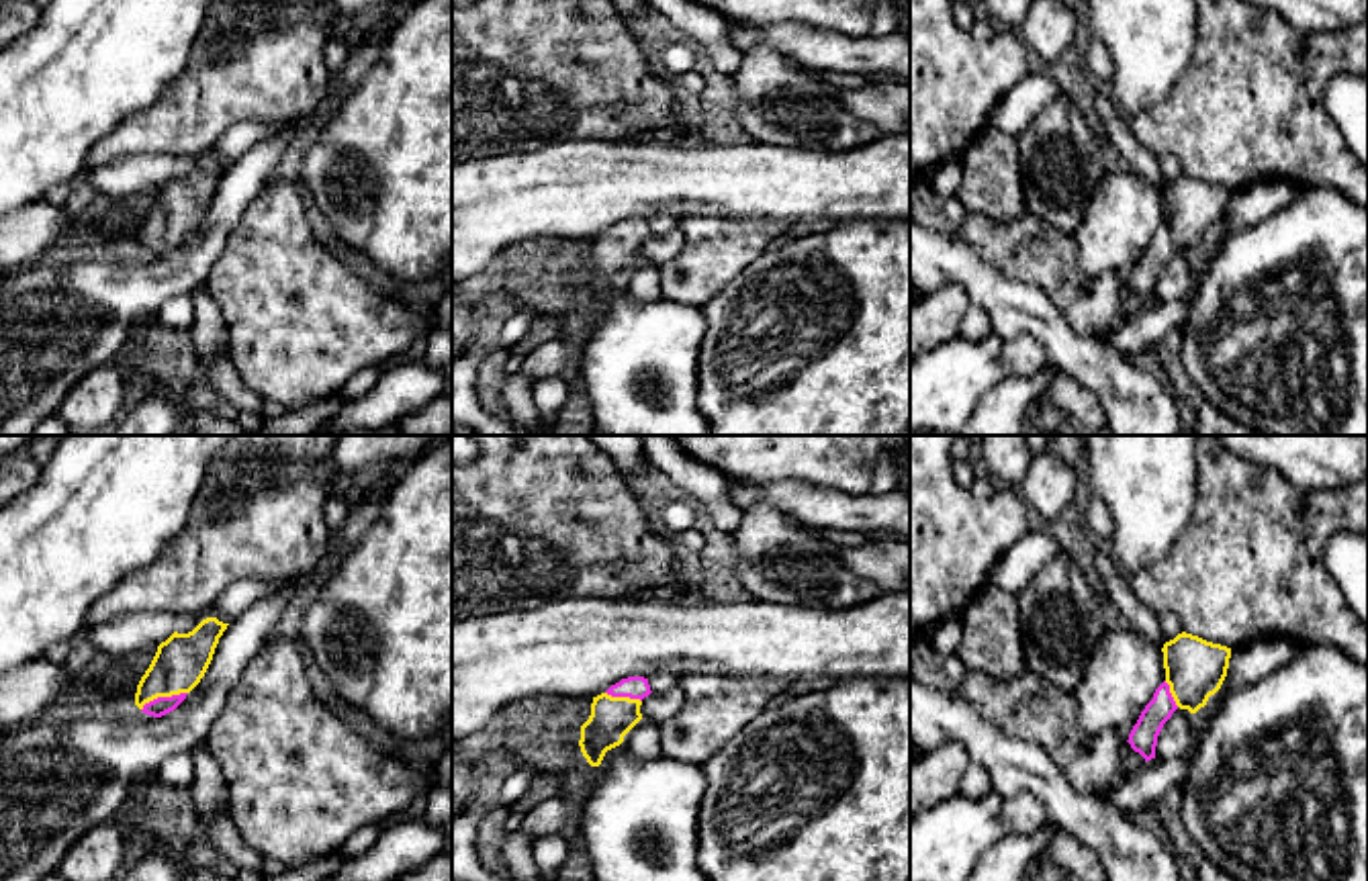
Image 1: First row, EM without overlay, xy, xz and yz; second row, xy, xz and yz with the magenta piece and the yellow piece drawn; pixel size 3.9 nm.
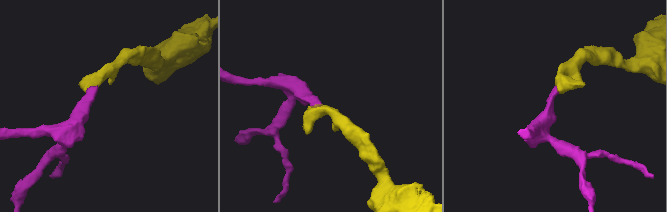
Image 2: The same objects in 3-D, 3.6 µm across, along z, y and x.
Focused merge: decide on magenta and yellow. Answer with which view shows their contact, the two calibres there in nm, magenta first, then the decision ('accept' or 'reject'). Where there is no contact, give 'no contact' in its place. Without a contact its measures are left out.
xy | 70/200 nm | accept

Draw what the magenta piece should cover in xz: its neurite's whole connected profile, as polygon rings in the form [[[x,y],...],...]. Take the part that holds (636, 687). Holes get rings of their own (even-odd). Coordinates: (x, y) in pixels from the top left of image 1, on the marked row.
[[[628,677],[593,697],[591,715],[581,726],[581,752],[599,767],[605,752],[620,746],[624,736],[642,720],[640,705],[650,685],[644,677]]]

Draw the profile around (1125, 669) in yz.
[[[1131,628],[1106,630],[1074,691],[1078,726],[1088,734],[1133,730],[1164,681],[1159,646]]]

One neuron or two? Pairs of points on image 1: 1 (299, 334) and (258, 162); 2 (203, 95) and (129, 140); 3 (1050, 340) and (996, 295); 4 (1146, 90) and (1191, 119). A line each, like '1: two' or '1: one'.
1: two
2: one
3: one
4: two

